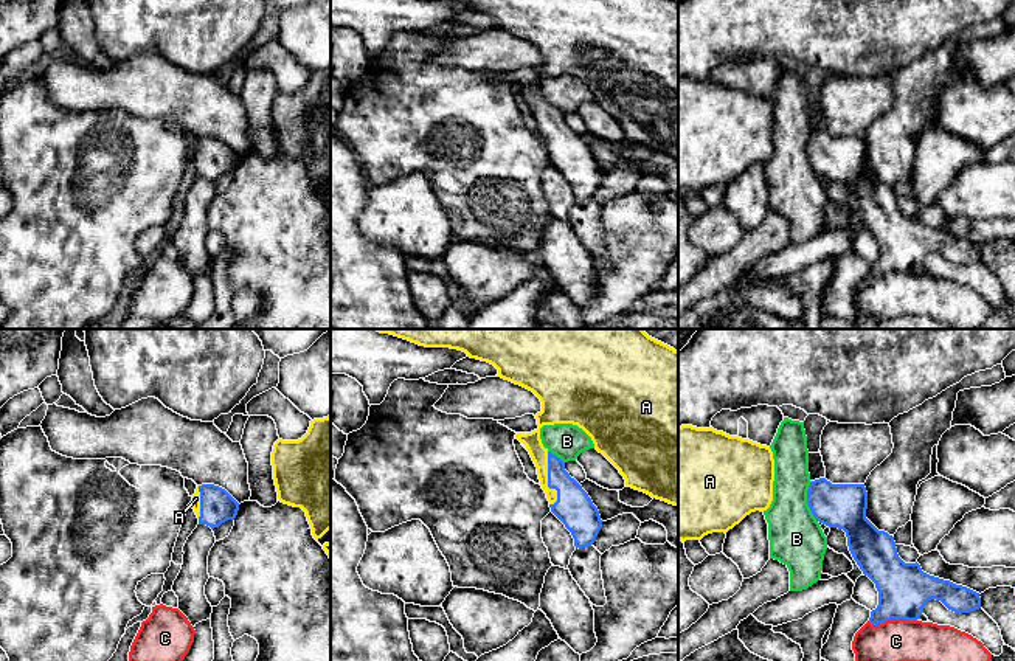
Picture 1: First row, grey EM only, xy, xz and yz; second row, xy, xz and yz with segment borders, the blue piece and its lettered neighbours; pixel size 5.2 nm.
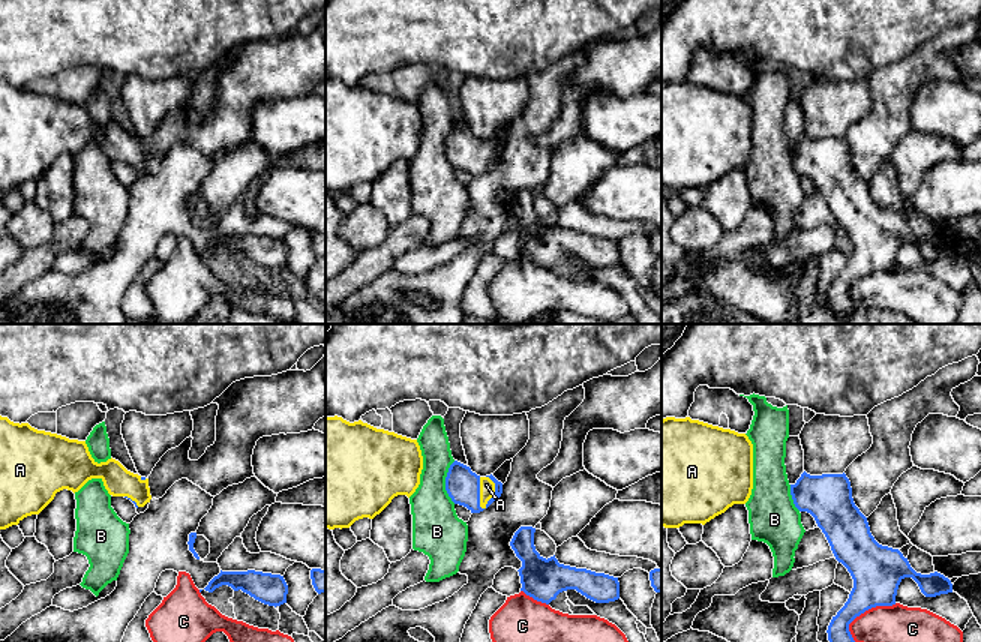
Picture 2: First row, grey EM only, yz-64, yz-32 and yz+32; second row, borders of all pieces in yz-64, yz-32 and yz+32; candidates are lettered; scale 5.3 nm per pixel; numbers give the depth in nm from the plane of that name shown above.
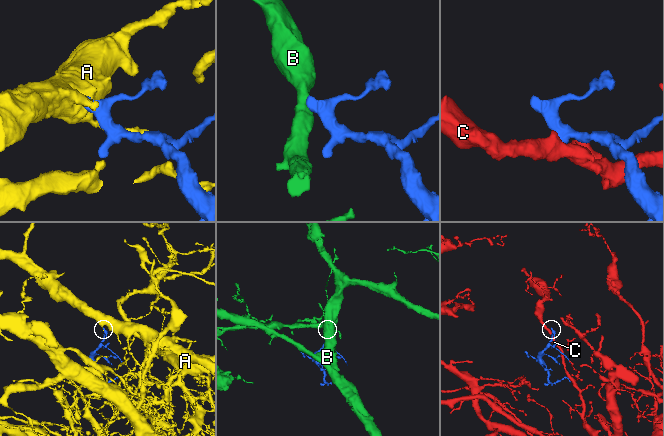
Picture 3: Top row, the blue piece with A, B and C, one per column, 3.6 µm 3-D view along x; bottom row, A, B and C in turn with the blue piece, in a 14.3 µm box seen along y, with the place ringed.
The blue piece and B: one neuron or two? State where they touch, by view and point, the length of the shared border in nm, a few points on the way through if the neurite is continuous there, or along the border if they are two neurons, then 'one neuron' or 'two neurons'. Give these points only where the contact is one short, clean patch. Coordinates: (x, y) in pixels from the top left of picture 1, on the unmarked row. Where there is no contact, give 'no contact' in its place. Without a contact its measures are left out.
contact yz (807, 154); length 220 nm; border yz (810, 134), (807, 157), (817, 174); two neurons

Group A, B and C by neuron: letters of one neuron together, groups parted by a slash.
A / B / C

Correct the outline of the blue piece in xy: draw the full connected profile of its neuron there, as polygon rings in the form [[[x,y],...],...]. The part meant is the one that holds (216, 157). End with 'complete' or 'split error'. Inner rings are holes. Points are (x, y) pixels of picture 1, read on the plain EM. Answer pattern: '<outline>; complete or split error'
[[[202,137],[197,138],[192,147],[192,161],[199,177],[214,182],[227,172],[236,171],[239,155],[225,141],[214,137]]]; split error

